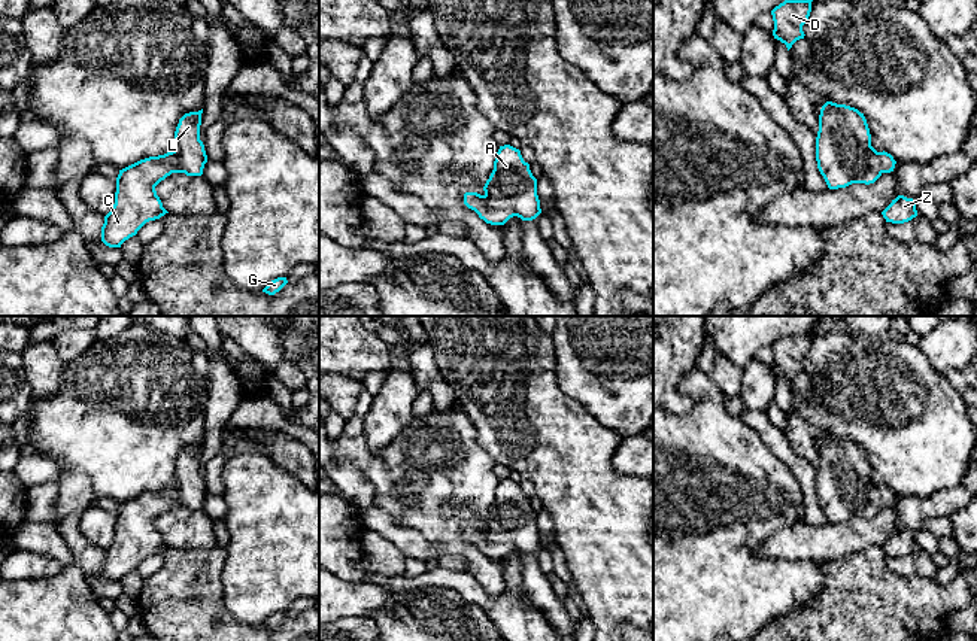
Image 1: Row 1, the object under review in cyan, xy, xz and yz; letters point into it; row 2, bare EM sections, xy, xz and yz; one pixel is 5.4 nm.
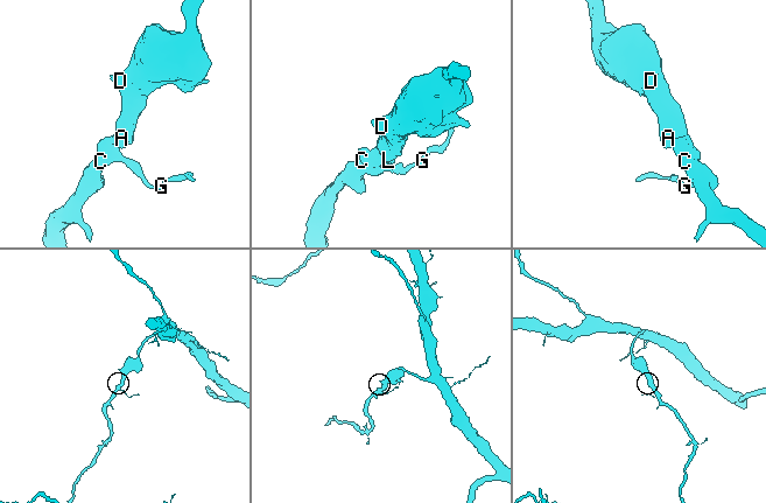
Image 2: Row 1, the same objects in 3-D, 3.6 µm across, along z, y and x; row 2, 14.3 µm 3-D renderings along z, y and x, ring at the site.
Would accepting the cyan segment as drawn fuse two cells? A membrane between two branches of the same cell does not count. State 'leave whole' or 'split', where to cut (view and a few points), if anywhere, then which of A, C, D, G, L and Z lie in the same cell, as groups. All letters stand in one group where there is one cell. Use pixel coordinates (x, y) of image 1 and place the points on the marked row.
leave whole | no cut | A C D G L Z

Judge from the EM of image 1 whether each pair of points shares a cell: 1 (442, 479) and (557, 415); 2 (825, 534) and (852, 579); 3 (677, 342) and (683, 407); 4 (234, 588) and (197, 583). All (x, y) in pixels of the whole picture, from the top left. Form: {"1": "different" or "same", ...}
{"1": "different", "2": "different", "3": "same", "4": "different"}

